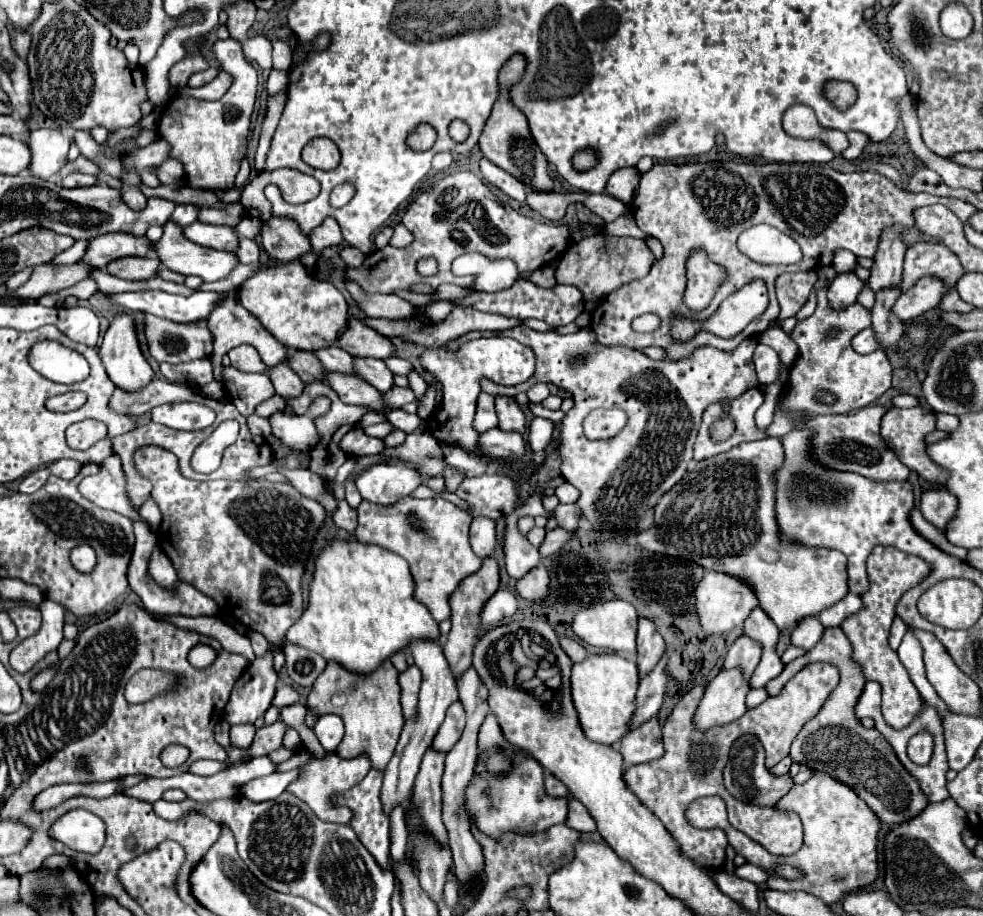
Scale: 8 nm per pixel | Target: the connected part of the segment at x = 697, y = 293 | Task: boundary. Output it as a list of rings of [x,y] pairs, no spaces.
[[[703,249],[691,251],[687,259],[687,291],[685,291],[685,303],[699,311],[709,305],[713,291],[717,291],[717,283],[725,279],[725,271],[717,267]]]

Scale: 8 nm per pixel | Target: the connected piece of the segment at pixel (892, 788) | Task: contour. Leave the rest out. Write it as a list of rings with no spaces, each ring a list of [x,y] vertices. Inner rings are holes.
[[[835,627],[825,629],[823,639],[811,651],[807,651],[801,659],[795,659],[793,663],[785,665],[783,673],[767,683],[767,693],[769,696],[779,695],[785,683],[795,673],[799,673],[799,669],[805,667],[807,663],[827,661],[839,669],[841,675],[839,685],[835,687],[833,695],[827,699],[821,713],[815,719],[811,719],[797,735],[797,739],[791,745],[791,757],[793,761],[805,763],[815,771],[825,771],[835,779],[853,787],[859,793],[859,797],[879,815],[883,823],[895,827],[899,823],[917,817],[929,805],[929,801],[927,795],[921,791],[919,781],[905,767],[901,767],[901,761],[897,759],[887,739],[877,729],[865,729],[857,719],[855,705],[863,693],[867,679],[861,671],[861,665],[851,659],[851,653],[853,647],[841,629]]]

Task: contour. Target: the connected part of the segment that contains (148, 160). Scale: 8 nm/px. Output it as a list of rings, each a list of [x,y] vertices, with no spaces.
[[[159,139],[147,147],[141,148],[122,160],[122,166],[126,170],[136,169],[138,172],[148,166],[161,165],[169,159],[170,145],[163,139]]]

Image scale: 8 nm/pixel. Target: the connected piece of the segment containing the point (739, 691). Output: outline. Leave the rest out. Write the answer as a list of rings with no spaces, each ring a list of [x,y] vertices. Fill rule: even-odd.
[[[723,669],[715,679],[709,681],[709,687],[699,703],[695,725],[705,731],[713,725],[731,723],[747,711],[745,695],[751,691],[747,679],[743,679],[743,671]]]

